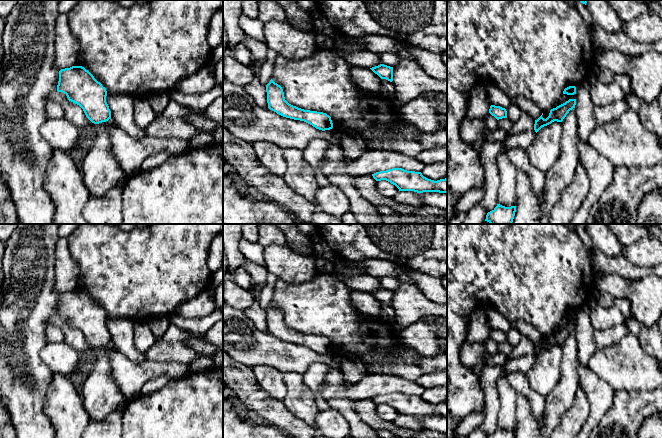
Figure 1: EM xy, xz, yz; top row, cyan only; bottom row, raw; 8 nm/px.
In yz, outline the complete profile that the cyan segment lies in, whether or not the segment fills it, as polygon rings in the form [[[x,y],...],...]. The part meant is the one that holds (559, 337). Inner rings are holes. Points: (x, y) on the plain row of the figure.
[[[569,323],[565,327],[550,334],[549,340],[544,343],[542,339],[535,344],[534,354],[537,357],[542,351],[551,348],[554,345],[562,346],[570,334],[575,332],[576,323]]]

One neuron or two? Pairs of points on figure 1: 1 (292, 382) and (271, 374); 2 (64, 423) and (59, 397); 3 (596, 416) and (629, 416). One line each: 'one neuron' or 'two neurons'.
1: two neurons
2: one neuron
3: two neurons

